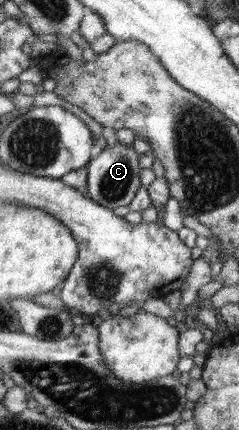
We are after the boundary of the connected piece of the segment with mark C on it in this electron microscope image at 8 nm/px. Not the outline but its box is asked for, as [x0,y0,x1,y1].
[87,142,141,209]

